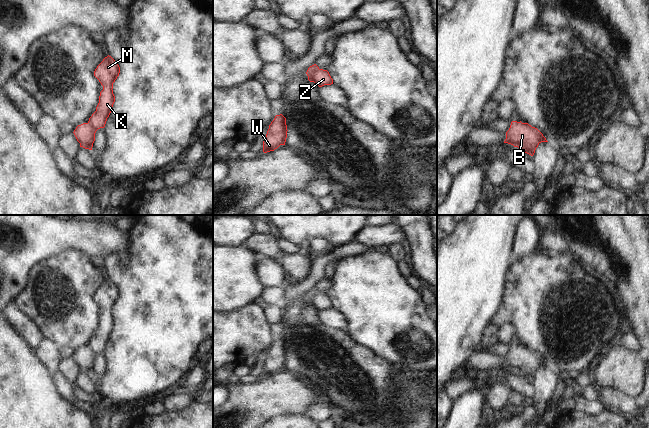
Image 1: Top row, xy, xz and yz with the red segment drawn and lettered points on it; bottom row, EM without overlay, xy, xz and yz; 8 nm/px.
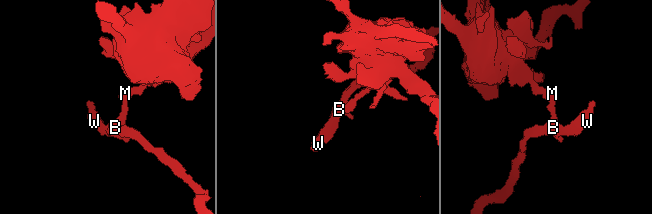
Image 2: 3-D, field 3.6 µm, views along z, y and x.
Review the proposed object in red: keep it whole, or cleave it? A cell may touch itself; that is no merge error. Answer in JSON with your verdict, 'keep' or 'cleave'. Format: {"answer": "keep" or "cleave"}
{"answer": "cleave"}

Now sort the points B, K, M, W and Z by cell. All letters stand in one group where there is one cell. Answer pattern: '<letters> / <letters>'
B W / K M Z

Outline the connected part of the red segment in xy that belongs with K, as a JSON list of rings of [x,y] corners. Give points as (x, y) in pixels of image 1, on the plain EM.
[[[109,279],[103,283],[94,295],[94,300],[103,310],[103,314],[100,316],[99,327],[96,331],[96,335],[88,345],[96,355],[105,351],[107,342],[111,337],[111,333],[115,326],[115,320],[112,314],[113,307],[119,300],[119,297],[120,291],[118,287]]]

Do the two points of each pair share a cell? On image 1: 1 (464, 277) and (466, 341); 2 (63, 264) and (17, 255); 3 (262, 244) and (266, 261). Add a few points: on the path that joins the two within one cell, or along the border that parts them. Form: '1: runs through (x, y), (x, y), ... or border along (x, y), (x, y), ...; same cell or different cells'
1: runs through (464, 293), (464, 325); same cell
2: border along (65, 249), (42, 260), (31, 272), (30, 279); different cells
3: border along (258, 253), (263, 253), (275, 259), (284, 269); different cells

